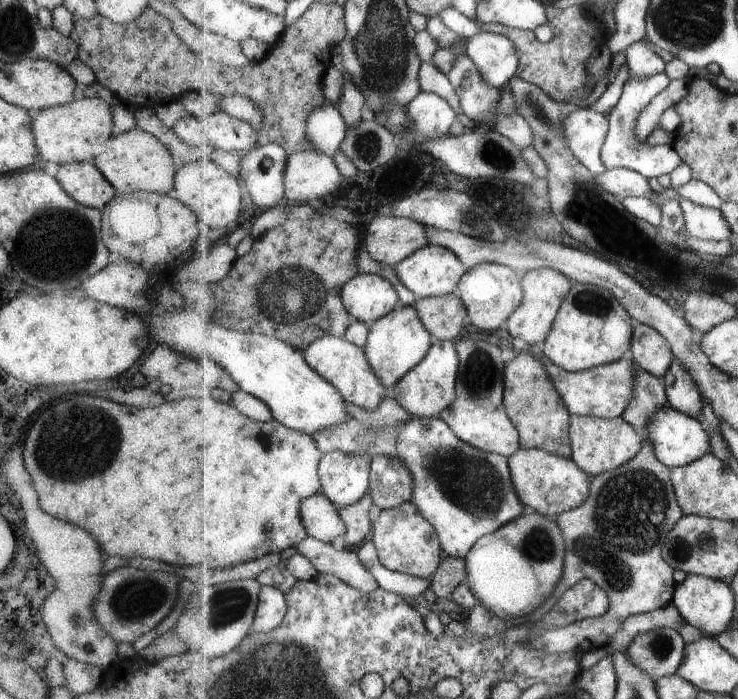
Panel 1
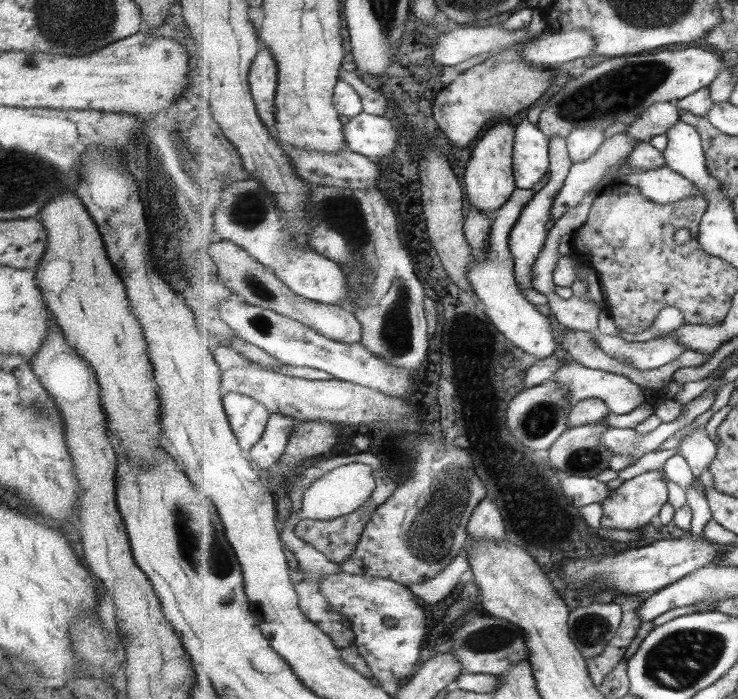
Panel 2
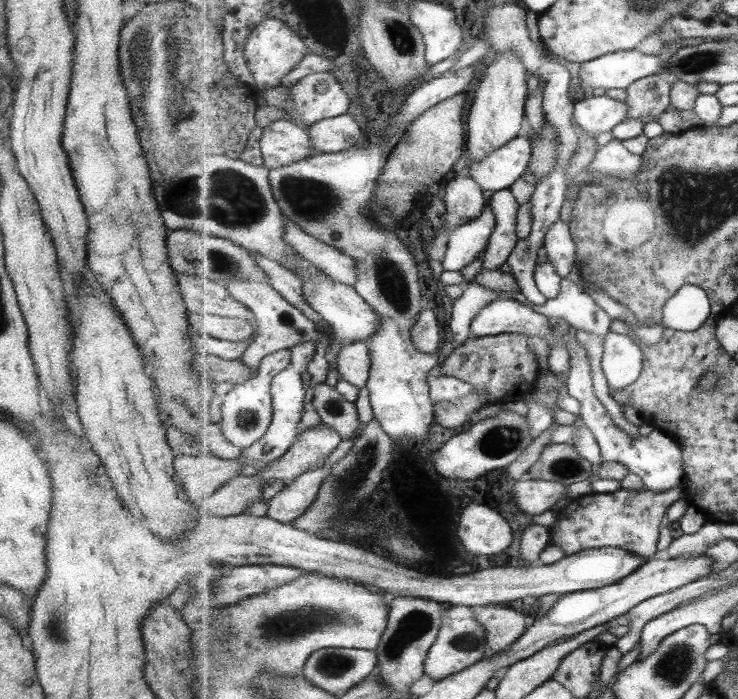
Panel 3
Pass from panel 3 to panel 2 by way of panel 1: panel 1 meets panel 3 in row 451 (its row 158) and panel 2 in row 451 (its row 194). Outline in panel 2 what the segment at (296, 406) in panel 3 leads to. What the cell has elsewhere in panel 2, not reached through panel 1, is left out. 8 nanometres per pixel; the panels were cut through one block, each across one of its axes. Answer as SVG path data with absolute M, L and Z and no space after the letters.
M273 413L263 438L246 453L247 458L257 463L259 469L271 468L285 454L290 436L298 423L292 416Z

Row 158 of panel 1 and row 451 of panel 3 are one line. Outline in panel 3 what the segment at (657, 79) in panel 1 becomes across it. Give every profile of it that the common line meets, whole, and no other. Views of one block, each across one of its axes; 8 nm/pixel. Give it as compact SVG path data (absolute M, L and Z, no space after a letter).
M567 333L566 347L570 354L570 371L560 377L560 385L567 386L567 394L581 403L580 418L586 428L595 435L595 440L602 450L602 464L608 468L611 462L617 461L629 467L630 472L637 474L645 487L655 492L665 492L683 486L686 480L685 461L682 446L669 434L654 429L647 436L632 437L626 430L619 428L612 419L607 407L595 394L589 351L581 344L578 335Z

